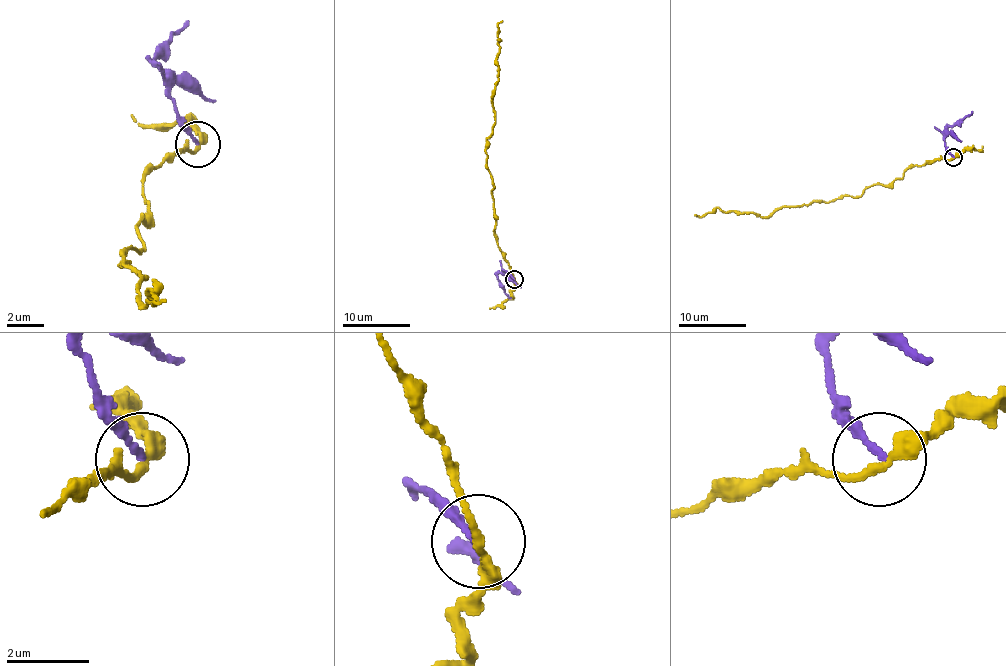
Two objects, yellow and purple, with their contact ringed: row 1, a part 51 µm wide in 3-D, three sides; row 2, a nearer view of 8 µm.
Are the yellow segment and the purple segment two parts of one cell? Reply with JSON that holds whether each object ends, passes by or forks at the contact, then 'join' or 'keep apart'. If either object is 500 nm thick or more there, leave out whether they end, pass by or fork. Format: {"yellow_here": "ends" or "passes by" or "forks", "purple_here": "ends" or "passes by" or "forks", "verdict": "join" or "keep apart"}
{"yellow_here": "passes by", "purple_here": "ends", "verdict": "keep apart"}

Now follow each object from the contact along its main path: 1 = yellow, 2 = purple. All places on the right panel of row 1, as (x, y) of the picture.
1: (953, 157), (908, 169), (891, 183), (869, 186), (860, 196), (780, 206), (767, 217), (718, 208), (694, 215)
2: (953, 157), (945, 145), (945, 134), (948, 127), (960, 123), (972, 112)

